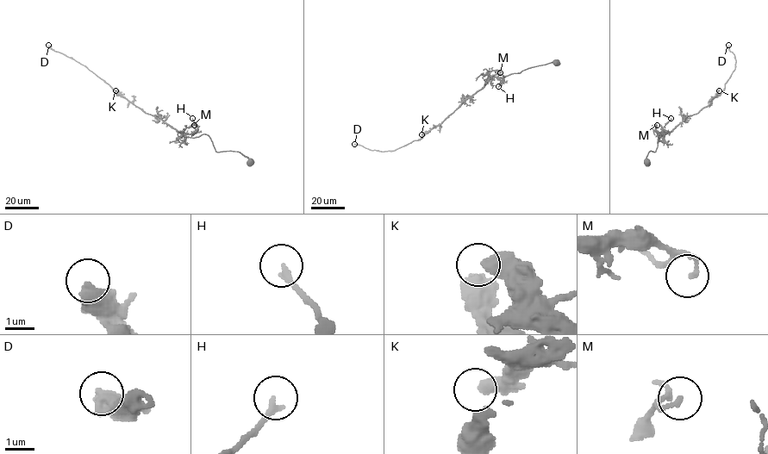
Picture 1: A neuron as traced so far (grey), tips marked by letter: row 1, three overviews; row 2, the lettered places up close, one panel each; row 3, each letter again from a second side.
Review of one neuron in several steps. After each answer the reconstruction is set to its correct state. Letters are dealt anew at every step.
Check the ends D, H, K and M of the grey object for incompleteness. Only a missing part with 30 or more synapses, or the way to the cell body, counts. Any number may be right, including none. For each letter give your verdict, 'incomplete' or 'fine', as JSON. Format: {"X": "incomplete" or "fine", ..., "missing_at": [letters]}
{"D": "incomplete", "H": "fine", "K": "fine", "M": "fine", "missing_at": ["D"]}

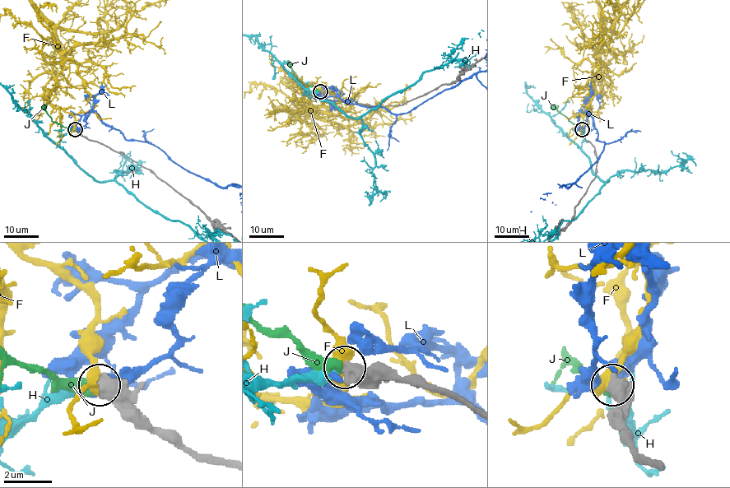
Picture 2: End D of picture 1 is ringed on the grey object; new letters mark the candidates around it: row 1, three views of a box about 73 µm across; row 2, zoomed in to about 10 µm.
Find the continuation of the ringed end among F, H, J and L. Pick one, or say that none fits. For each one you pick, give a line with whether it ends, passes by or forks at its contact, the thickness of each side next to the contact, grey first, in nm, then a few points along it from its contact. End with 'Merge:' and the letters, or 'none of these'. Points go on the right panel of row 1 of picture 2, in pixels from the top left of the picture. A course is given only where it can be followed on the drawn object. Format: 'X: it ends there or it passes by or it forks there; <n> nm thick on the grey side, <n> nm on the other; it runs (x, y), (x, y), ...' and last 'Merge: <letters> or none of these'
J: it ends there; 650 nm thick on the grey side, 500 nm on the other; it runs (582, 129), (551, 106)
Merge: J

